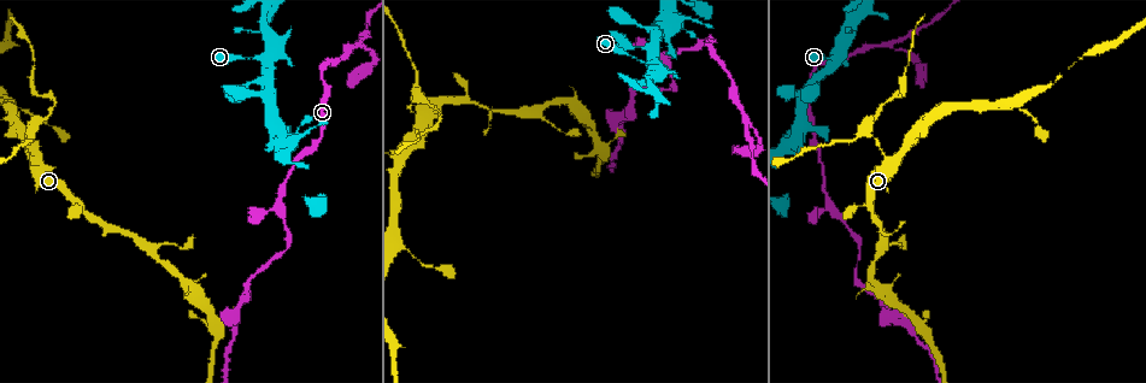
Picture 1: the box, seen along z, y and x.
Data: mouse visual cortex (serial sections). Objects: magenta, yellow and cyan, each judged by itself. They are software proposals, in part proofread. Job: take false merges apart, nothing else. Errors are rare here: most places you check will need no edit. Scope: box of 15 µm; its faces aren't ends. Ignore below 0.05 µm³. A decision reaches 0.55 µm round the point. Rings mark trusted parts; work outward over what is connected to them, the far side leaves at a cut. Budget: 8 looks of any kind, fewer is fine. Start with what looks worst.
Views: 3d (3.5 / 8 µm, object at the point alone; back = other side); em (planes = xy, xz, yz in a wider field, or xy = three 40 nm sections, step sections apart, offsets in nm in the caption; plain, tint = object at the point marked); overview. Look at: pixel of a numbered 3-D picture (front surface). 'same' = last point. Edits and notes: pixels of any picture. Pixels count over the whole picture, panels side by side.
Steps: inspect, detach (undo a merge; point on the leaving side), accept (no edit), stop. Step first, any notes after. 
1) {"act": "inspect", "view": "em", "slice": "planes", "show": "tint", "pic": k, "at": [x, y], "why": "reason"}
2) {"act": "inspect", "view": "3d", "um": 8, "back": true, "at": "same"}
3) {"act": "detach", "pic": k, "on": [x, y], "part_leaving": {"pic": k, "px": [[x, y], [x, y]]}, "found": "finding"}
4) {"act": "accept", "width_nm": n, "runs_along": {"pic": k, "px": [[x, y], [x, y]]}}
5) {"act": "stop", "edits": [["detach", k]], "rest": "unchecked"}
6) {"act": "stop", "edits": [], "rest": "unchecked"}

{"act": "inspect", "view": "3d", "um": 3.5, "pic": 1, "at": [27, 152], "why": "sudden change in width"}

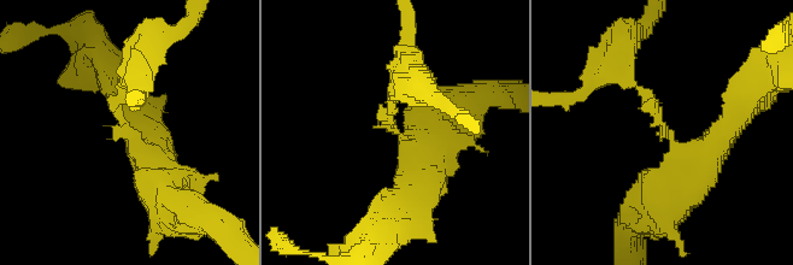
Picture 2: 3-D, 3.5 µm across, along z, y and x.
{"act": "inspect", "view": "em", "slice": "xy", "step": 5, "show": "tint", "pic": 2, "at": [121, 121], "arm_widths_nm": [150, 600], "why": "shape alone is not enough"}

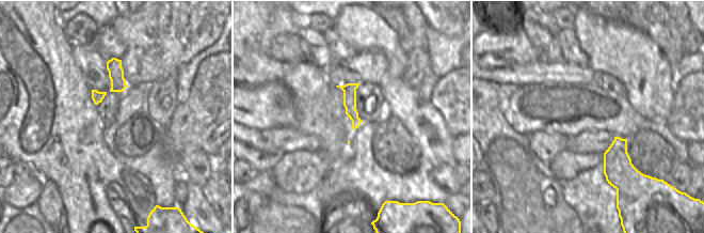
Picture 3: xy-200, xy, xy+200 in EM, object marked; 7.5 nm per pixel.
{"act": "detach", "pic": 2, "on": [391, 104], "width_nm": 100, "part_leaving": {"pic": 2, "px": [[389, 124], [404, 77], [430, 96]]}, "found": "two cells meet here"}

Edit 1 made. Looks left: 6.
{"act": "inspect", "view": "3d", "um": 3.5, "pic": 1, "at": [891, 41], "why": "arms part here"}

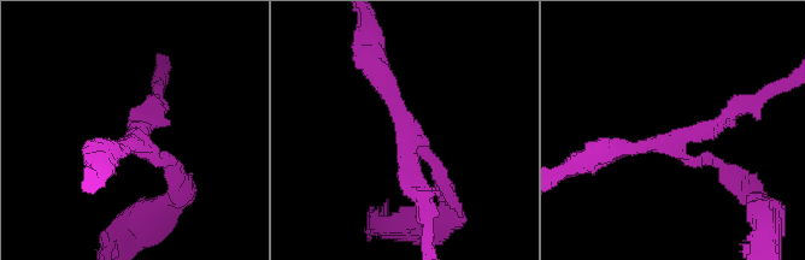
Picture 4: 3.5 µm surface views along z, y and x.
{"act": "accept", "found": "one cell here"}

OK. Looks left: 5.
{"act": "inspect", "view": "3d", "um": 3.5, "pic": 1, "at": [888, 314], "why": "arms part here"}

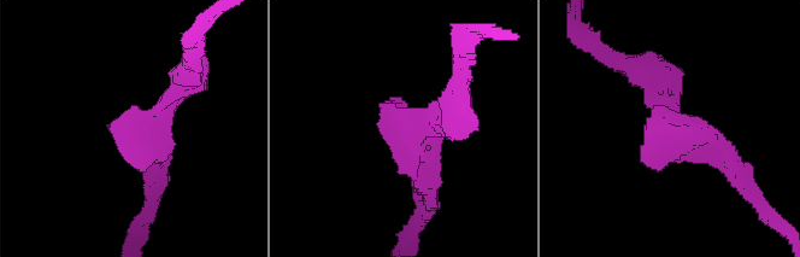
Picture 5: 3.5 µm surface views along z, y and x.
{"act": "inspect", "view": "em", "slice": "xy", "step": 3, "show": "tint", "pic": 5, "at": [147, 122], "why": "need the tissue"}

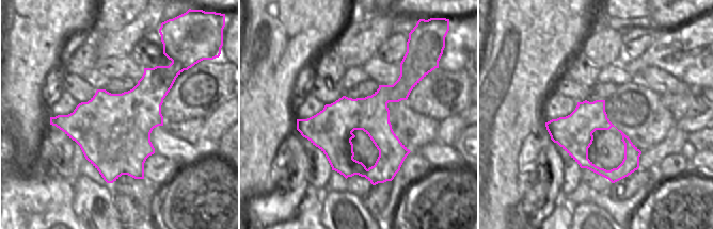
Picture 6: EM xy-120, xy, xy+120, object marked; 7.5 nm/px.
{"act": "inspect", "view": "em", "slice": "xy", "step": 5, "show": "tint", "at": "same", "why": "another direction"}

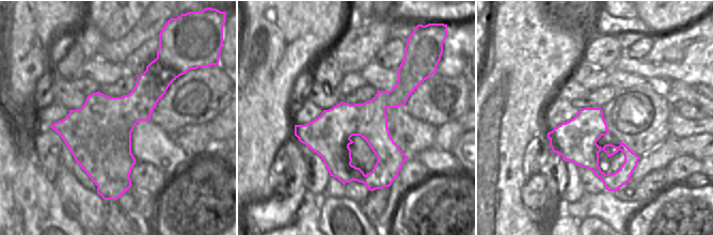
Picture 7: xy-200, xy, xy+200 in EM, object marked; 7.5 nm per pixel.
{"act": "accept", "found": "one cell here"}

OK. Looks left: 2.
{"act": "stop", "edits": [["detach", 2]], "rest": "unchecked"}

